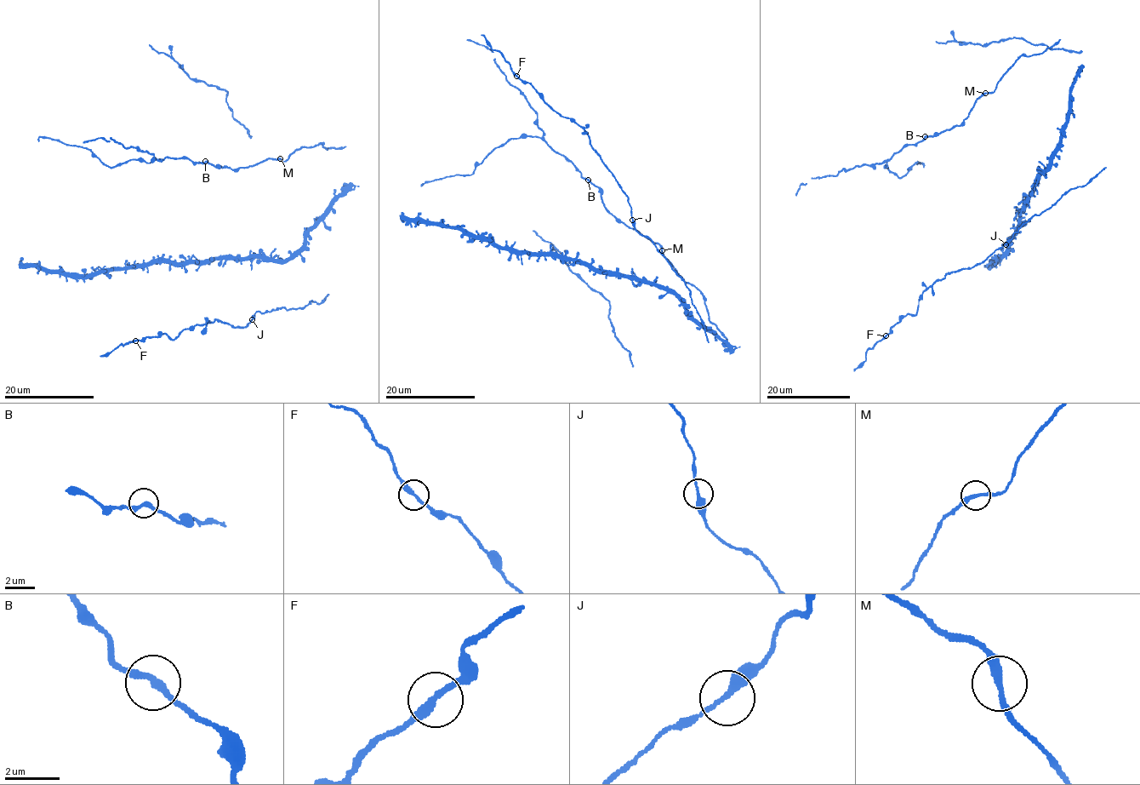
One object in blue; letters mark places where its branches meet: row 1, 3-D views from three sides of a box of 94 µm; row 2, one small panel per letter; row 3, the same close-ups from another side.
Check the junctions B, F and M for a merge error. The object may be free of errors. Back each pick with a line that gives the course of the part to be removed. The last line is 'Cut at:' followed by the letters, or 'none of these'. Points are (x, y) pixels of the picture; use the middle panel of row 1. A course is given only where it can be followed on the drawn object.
Cut at: none of these

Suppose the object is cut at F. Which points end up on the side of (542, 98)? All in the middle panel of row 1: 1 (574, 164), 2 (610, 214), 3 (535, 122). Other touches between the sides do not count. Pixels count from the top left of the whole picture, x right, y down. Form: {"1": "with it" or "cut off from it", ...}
{"1": "cut off from it", "2": "cut off from it", "3": "cut off from it"}

